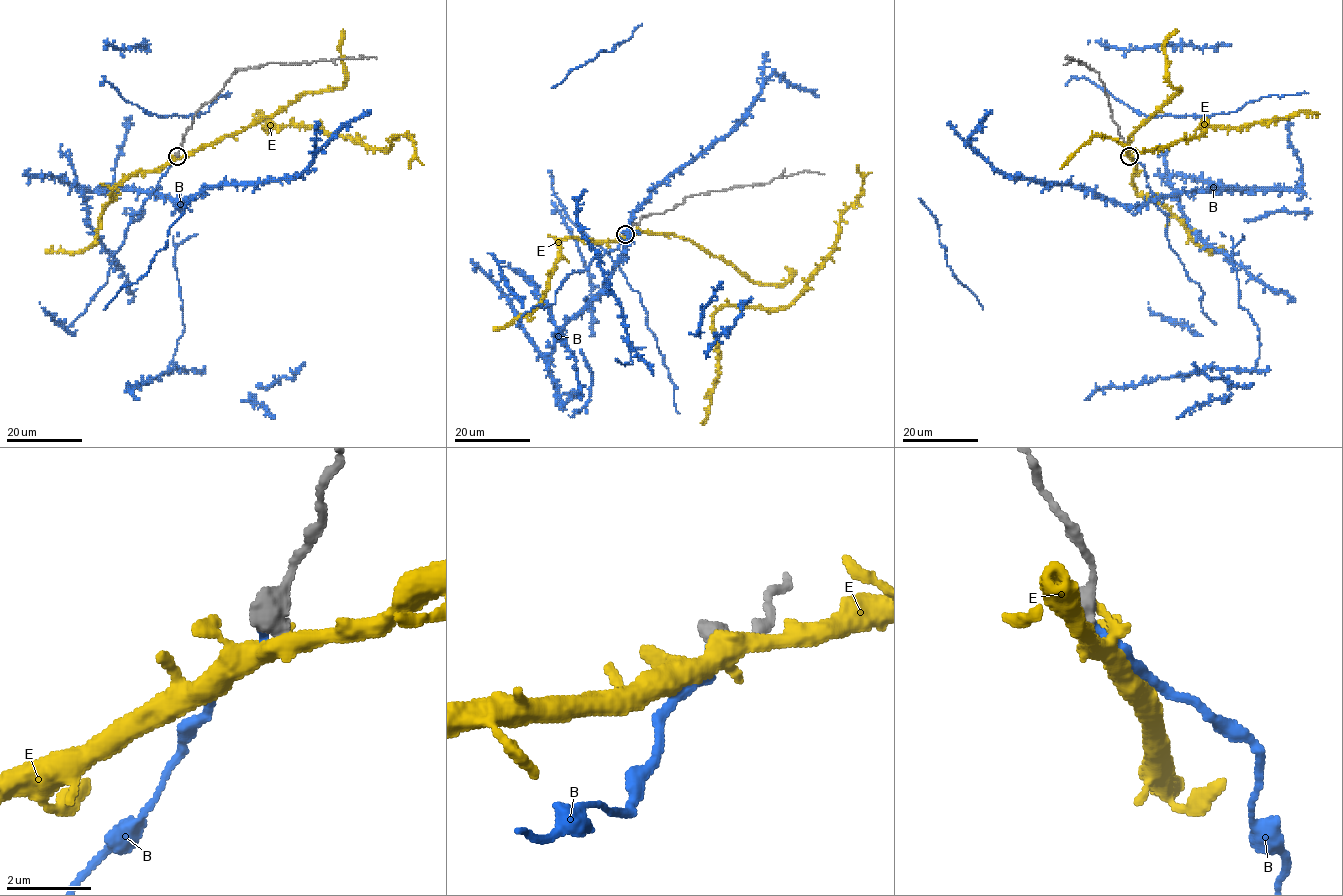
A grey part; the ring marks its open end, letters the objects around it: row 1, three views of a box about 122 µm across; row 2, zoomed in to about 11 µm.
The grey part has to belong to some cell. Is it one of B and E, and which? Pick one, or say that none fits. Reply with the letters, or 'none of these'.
B

